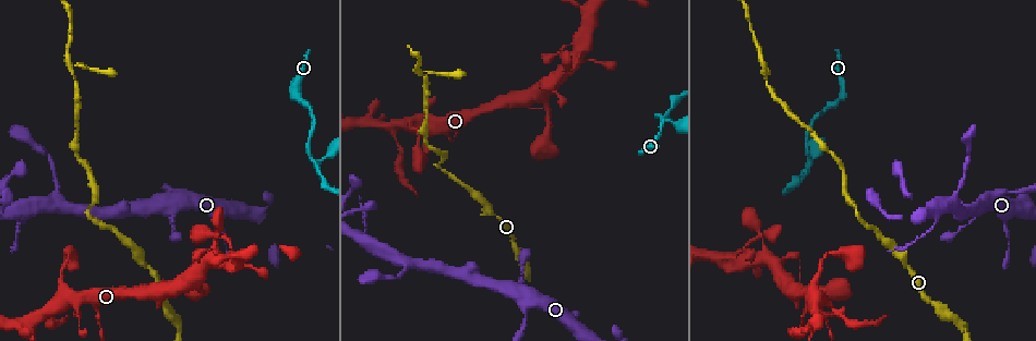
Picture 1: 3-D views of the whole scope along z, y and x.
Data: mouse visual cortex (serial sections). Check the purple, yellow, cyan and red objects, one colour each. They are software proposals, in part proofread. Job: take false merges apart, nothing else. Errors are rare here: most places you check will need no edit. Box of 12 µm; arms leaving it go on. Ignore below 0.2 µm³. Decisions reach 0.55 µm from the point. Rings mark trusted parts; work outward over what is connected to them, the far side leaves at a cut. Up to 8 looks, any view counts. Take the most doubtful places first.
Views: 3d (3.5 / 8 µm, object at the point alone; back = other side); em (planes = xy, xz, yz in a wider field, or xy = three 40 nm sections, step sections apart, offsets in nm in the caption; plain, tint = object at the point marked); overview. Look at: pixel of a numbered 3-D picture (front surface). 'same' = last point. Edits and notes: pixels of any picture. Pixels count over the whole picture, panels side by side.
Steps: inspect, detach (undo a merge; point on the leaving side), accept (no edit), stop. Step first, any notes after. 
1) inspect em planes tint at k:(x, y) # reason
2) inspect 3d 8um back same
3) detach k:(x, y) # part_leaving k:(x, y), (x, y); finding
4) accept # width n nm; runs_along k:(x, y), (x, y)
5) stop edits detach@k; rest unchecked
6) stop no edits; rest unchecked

inspect 3d 3.5um at 1:(75, 80) # narrows sharply

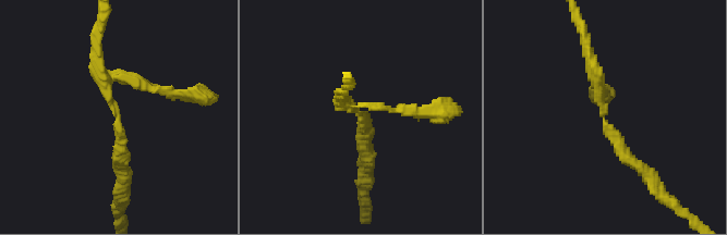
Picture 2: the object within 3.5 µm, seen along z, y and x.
inspect em planes tint at 2:(602, 113)

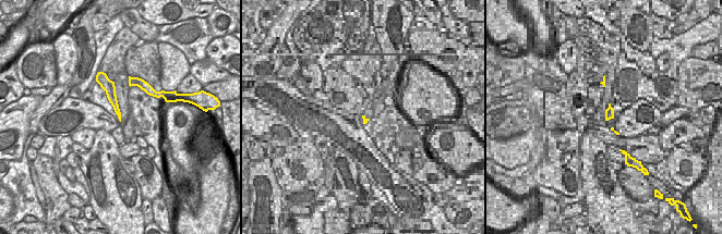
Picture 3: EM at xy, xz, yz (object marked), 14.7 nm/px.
accept # runs_along 2:(642, 171), (606, 127), (586, 48); all the same cell

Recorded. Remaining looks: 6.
inspect em planes tint at 1:(314, 163) # calibre changes

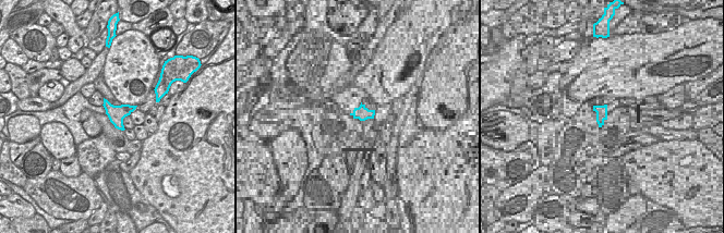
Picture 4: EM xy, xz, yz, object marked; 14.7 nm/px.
inspect 3d 3.5um back same

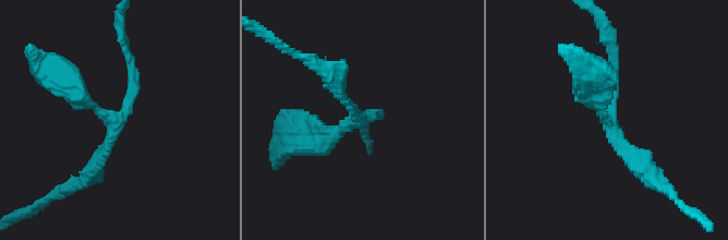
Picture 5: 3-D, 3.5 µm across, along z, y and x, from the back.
accept # runs_along 5:(125, 51), (132, 102), (119, 119), (62, 79); all the same cell

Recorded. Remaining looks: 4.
inspect 3d 3.5um back at 1:(543, 98)

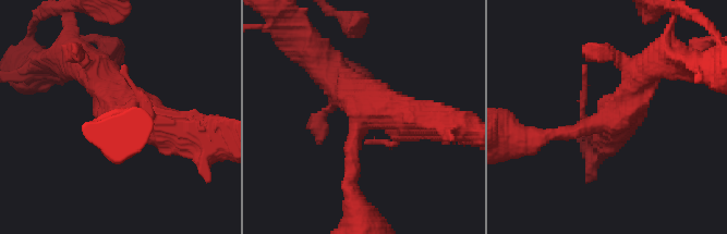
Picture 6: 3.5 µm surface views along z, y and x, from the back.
inspect em planes plain at 6:(610, 119) # now the EM

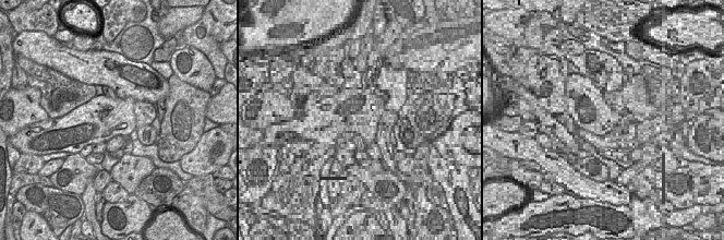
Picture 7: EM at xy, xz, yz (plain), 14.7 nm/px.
inspect em planes tint same # with the object marked

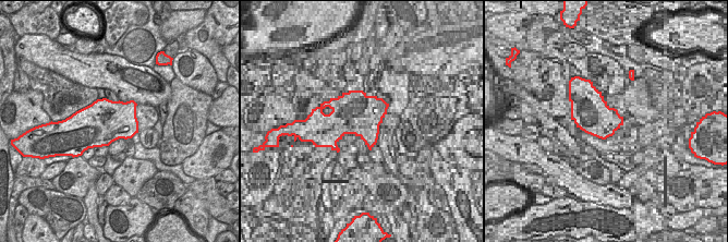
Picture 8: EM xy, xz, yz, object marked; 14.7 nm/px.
accept # width 650 nm; runs_along 6:(201, 137), (141, 124), (89, 68); one cell here

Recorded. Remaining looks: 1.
stop no edits; rest unchecked

